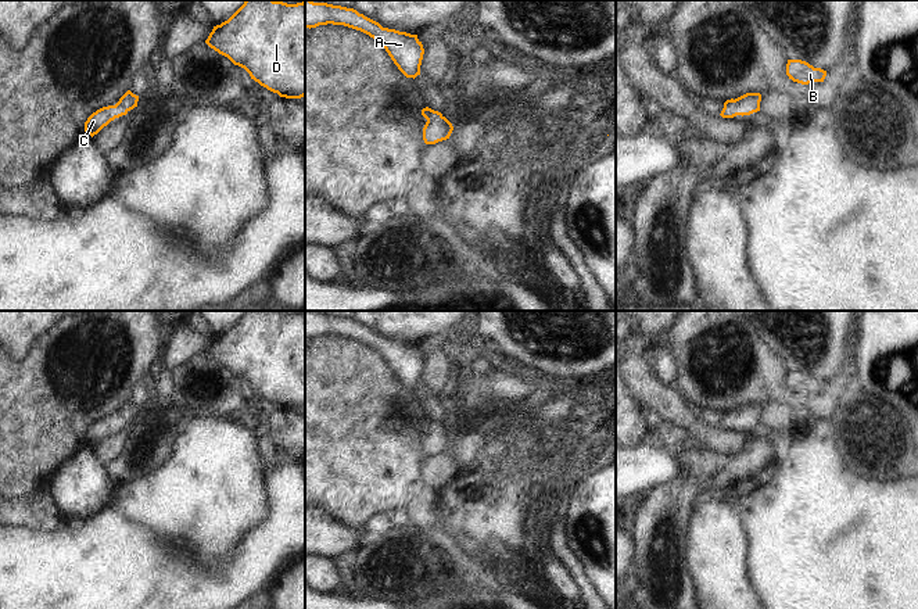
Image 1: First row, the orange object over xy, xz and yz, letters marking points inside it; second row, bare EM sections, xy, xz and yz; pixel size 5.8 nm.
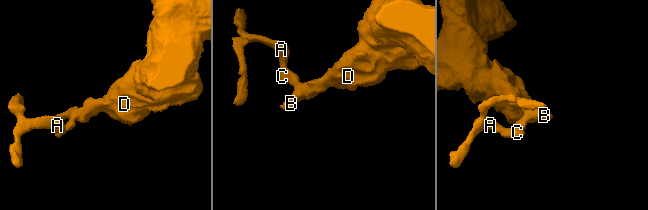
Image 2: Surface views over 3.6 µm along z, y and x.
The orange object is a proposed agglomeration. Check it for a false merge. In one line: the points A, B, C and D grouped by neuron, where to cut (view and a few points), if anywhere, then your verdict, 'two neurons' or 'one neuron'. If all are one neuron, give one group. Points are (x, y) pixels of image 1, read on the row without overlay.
groups A B C D; cut none; one neuron

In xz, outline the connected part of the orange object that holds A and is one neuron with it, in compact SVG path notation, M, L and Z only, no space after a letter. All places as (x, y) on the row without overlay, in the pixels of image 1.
M305 311L305 338L327 334L344 336L369 345L386 359L406 388L415 390L420 386L424 359L417 345L383 338L354 319Z

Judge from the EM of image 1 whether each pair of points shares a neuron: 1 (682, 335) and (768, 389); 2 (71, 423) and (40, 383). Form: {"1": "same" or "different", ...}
{"1": "same", "2": "same"}

